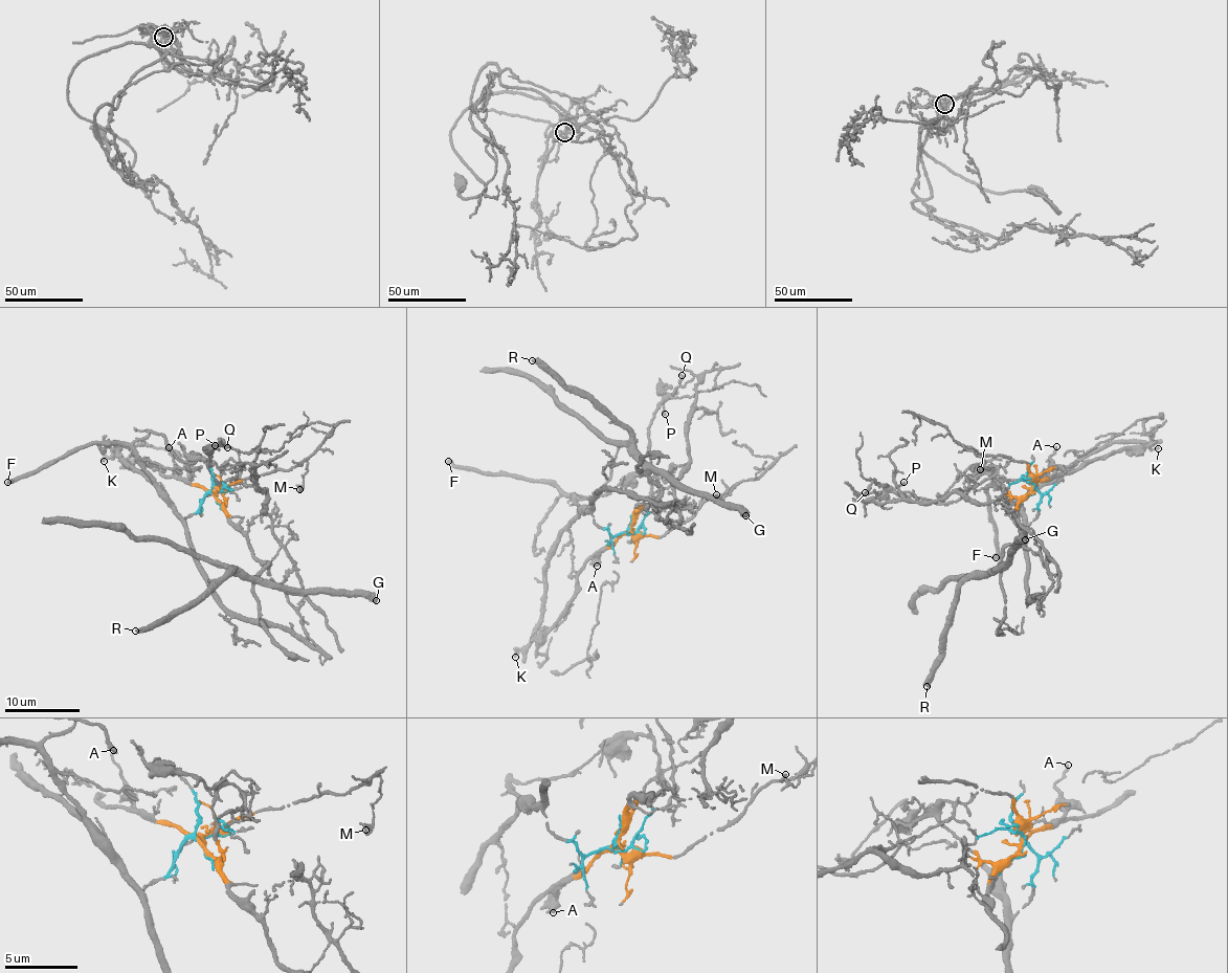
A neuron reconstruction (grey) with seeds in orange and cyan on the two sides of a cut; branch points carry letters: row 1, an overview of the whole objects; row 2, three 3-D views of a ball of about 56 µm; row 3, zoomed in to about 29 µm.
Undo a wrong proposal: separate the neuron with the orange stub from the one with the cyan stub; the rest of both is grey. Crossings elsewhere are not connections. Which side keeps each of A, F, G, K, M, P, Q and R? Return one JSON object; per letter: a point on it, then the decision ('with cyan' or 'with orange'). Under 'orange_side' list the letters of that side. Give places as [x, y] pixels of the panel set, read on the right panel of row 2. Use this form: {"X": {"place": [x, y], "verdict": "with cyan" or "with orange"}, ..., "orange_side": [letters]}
{"A": {"place": [1056, 446], "verdict": "with orange"}, "F": {"place": [996, 557], "verdict": "with cyan"}, "G": {"place": [1025, 539], "verdict": "with orange"}, "K": {"place": [1158, 448], "verdict": "with cyan"}, "M": {"place": [980, 469], "verdict": "with orange"}, "P": {"place": [903, 482], "verdict": "with orange"}, "Q": {"place": [865, 492], "verdict": "with orange"}, "R": {"place": [927, 686], "verdict": "with orange"}, "orange_side": ["A", "G", "M", "P", "Q", "R"]}

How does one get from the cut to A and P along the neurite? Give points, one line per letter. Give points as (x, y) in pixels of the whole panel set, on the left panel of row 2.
A: (215, 496), (180, 478), (170, 446)
P: (215, 496), (224, 503), (220, 477), (228, 465), (236, 470), (224, 483), (214, 480), (207, 468), (216, 445)

